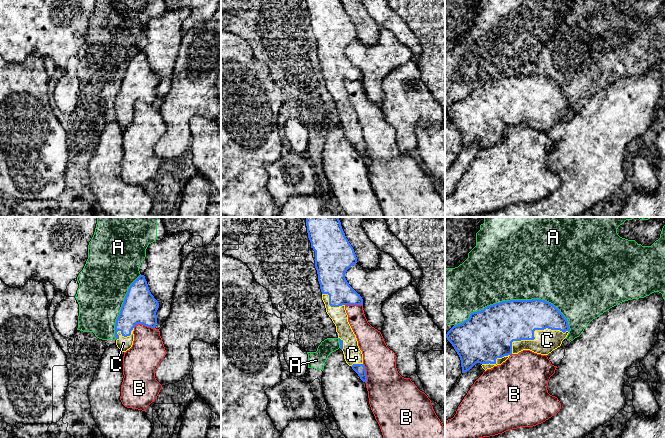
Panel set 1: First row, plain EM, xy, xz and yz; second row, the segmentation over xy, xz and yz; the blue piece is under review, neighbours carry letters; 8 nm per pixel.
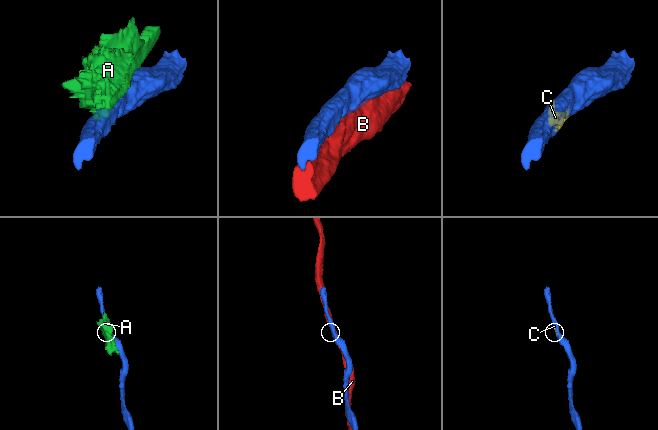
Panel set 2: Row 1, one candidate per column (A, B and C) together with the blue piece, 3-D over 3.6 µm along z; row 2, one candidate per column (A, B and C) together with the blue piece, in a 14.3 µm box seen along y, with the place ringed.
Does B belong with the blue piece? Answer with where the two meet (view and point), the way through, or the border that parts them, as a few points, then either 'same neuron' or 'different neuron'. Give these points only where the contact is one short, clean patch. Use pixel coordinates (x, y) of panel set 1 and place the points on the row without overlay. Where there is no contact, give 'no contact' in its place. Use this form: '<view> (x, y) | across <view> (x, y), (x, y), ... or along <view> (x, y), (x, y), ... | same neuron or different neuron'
xy (144, 100) | different neuron

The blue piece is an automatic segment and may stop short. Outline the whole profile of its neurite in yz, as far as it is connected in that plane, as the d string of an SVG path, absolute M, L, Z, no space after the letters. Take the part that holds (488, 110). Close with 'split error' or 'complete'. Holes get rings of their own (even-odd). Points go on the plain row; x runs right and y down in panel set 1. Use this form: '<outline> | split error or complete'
M510 76L502 77L485 83L481 87L473 88L461 100L453 102L446 110L447 116L452 120L460 133L462 149L469 147L476 139L480 139L486 147L494 142L501 141L511 130L518 130L523 126L530 126L541 131L548 131L561 122L562 117L570 107L568 97L553 80L541 76Z | split error

